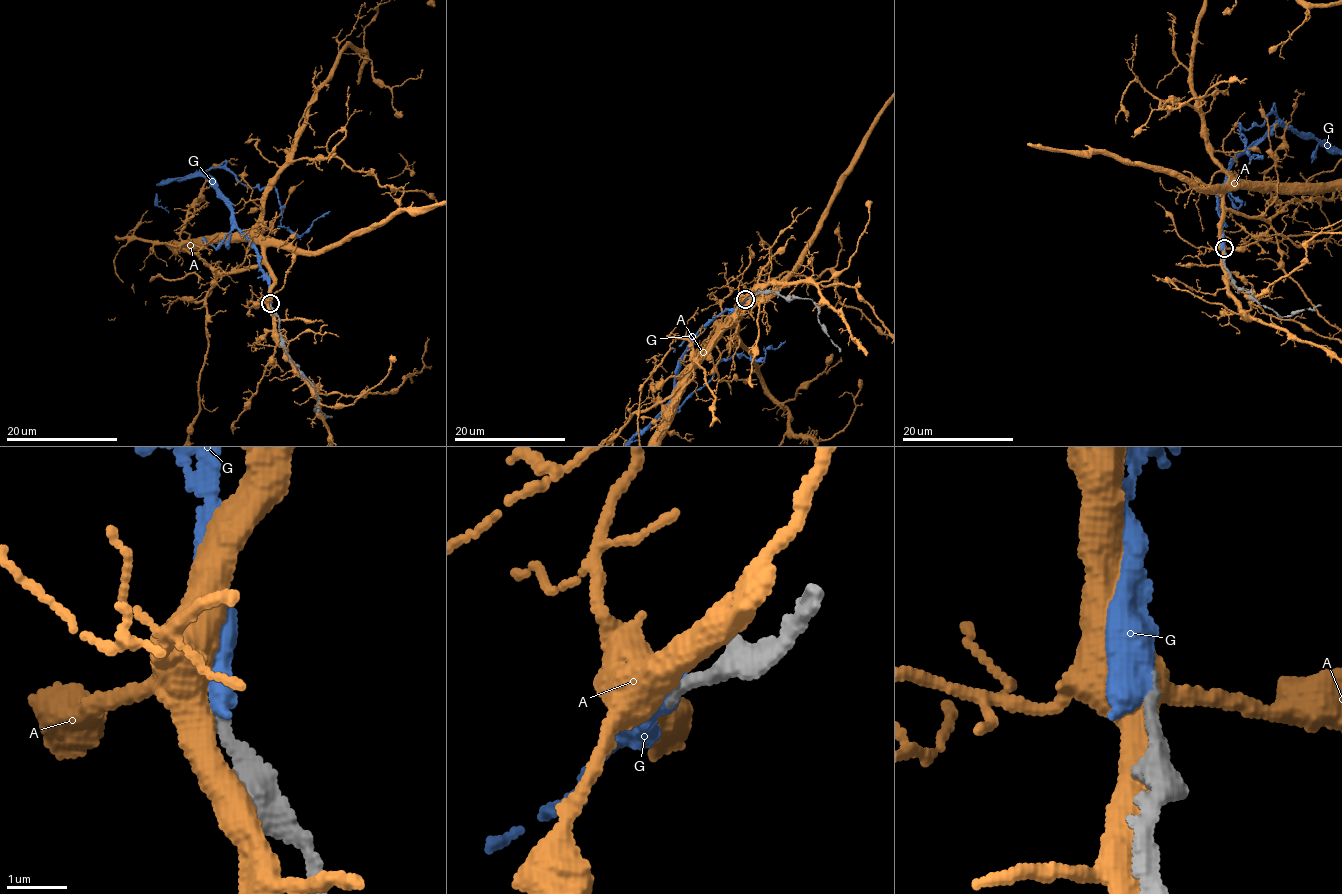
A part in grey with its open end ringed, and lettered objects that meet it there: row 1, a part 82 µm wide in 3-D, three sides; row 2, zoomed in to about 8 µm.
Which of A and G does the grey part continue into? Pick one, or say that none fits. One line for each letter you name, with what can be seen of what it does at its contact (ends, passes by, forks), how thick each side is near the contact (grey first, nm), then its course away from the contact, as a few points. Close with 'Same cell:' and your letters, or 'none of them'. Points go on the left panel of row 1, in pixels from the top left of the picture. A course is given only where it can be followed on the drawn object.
G: it ends; calibres 200 and 480 nm
Same cell: G

